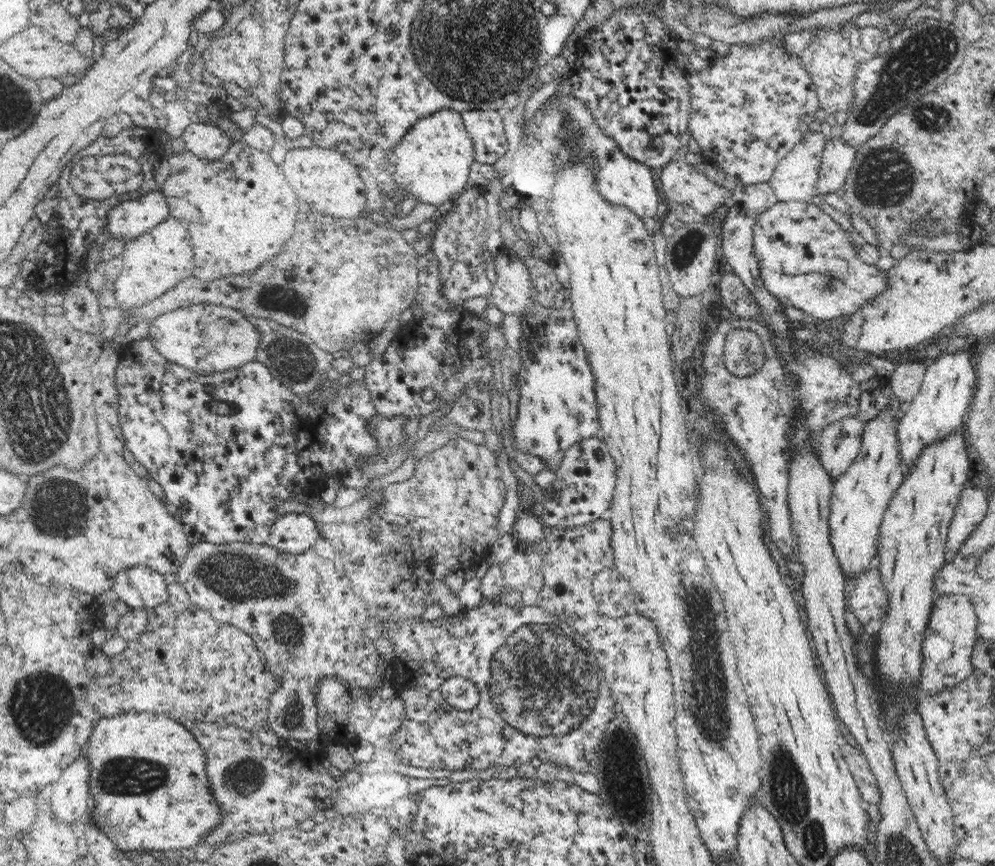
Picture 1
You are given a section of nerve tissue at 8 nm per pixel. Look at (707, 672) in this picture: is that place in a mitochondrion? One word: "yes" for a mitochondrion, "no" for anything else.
yes

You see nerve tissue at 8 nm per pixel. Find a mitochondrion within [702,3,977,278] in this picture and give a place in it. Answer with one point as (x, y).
(925, 55)

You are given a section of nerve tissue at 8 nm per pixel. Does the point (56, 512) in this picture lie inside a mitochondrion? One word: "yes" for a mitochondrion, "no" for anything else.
yes

